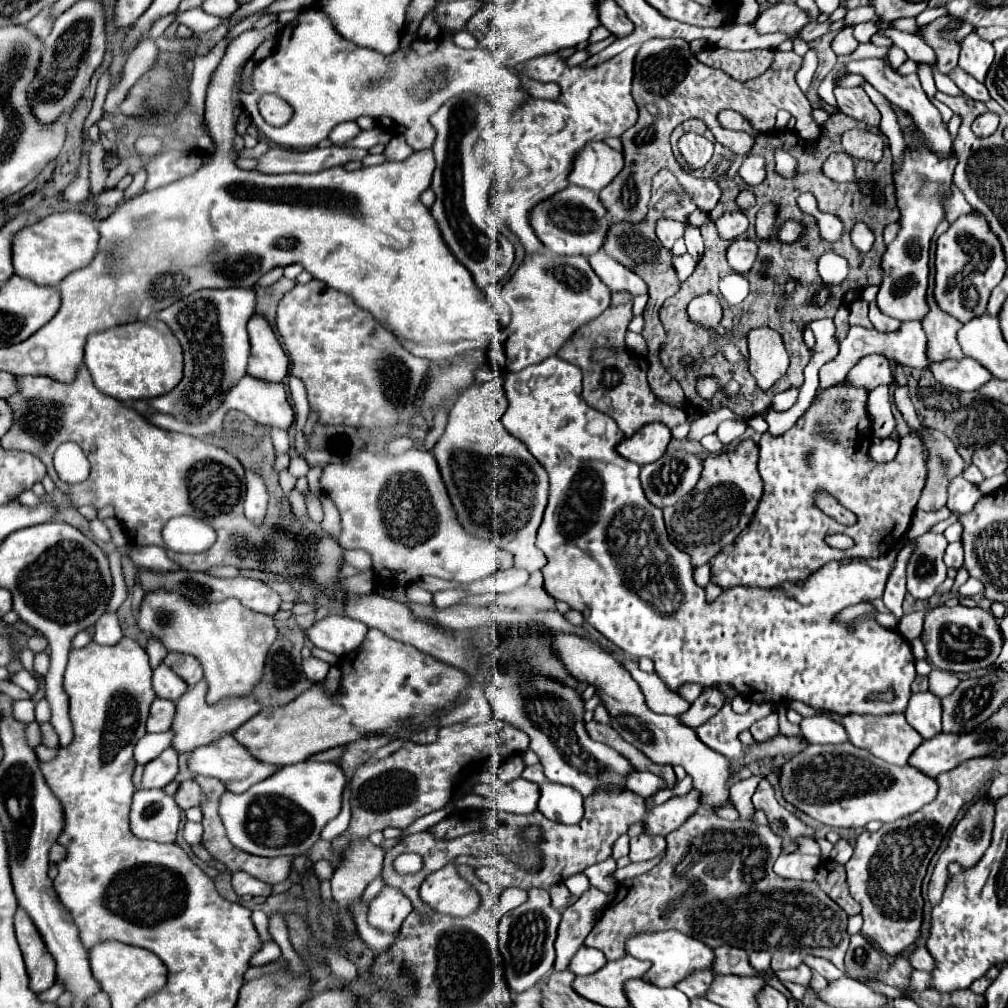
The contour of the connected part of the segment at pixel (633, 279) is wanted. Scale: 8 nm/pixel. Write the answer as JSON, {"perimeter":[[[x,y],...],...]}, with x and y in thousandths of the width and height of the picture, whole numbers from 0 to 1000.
{"perimeter":[[[598,248],[584,254],[584,262],[590,268],[590,272],[602,282],[602,286],[606,290],[622,290],[626,294],[642,292],[640,280],[632,272],[628,272],[626,268],[616,264],[612,258],[604,256]]]}

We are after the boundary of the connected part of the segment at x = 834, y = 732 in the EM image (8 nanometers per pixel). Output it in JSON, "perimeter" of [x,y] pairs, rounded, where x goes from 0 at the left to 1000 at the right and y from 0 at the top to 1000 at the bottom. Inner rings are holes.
{"perimeter":[[[803,710],[795,714],[795,728],[803,738],[836,738],[842,736],[842,730],[834,716],[828,716],[820,710]]]}

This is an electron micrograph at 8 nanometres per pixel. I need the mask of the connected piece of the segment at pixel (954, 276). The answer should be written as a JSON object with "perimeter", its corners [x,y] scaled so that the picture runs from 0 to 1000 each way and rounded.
{"perimeter":[[[973,210],[951,214],[939,230],[930,238],[930,280],[928,298],[939,312],[945,312],[953,319],[961,319],[979,310],[983,288],[997,276],[999,260],[991,236],[981,226],[981,220]]]}

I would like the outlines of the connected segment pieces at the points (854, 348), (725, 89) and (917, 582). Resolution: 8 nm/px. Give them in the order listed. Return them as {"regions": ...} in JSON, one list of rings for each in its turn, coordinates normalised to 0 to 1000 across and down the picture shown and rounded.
{"regions":[[[[898,319],[894,321],[894,327],[890,329],[874,330],[870,327],[858,326],[853,323],[844,323],[840,331],[840,335],[832,341],[832,351],[822,357],[820,361],[814,363],[813,367],[813,385],[811,385],[811,393],[824,385],[830,383],[838,377],[840,369],[861,351],[874,351],[882,357],[888,357],[894,363],[902,363],[902,365],[912,365],[912,367],[920,367],[922,365],[922,355],[920,355],[920,333],[914,325],[912,319]]],[[[644,40],[636,46],[632,58],[630,58],[630,77],[628,77],[628,97],[634,105],[634,119],[628,127],[618,131],[618,153],[620,153],[620,167],[616,173],[594,190],[594,196],[598,204],[602,206],[606,220],[638,220],[642,216],[642,202],[646,196],[646,177],[662,167],[672,177],[678,188],[687,195],[691,203],[691,208],[682,216],[682,220],[670,220],[656,216],[652,220],[652,234],[660,246],[666,246],[672,236],[678,236],[680,226],[695,226],[705,218],[703,210],[709,206],[715,196],[713,179],[709,175],[703,177],[691,177],[686,173],[686,169],[678,167],[664,143],[664,135],[670,125],[684,117],[695,117],[703,129],[707,132],[711,141],[715,141],[719,147],[723,147],[727,153],[741,155],[749,143],[749,137],[745,137],[739,131],[728,131],[717,127],[711,118],[713,109],[723,107],[739,116],[747,127],[754,131],[767,131],[769,128],[771,109],[783,109],[789,115],[789,127],[793,135],[799,141],[809,141],[813,137],[813,125],[807,119],[807,105],[803,103],[801,95],[793,89],[789,81],[789,73],[795,67],[797,58],[789,52],[775,52],[769,50],[767,65],[755,75],[741,81],[733,81],[725,75],[721,75],[715,69],[703,67],[688,56],[684,50],[684,44],[678,40]]],[[[916,530],[910,534],[910,546],[900,562],[900,585],[910,595],[922,595],[928,583],[939,573],[936,550],[939,536],[936,530]]]]}

